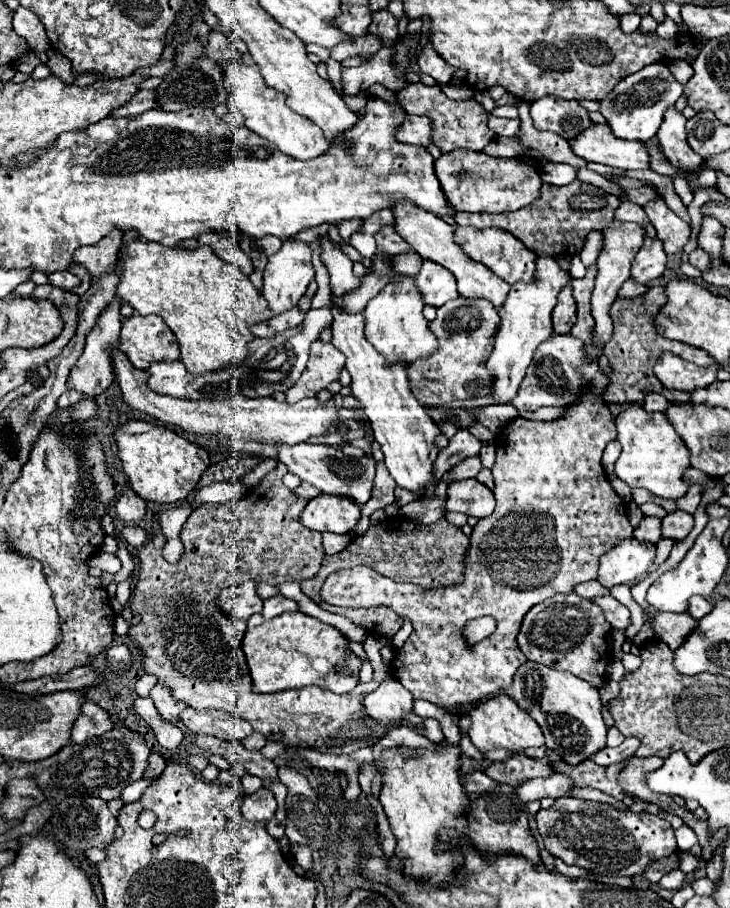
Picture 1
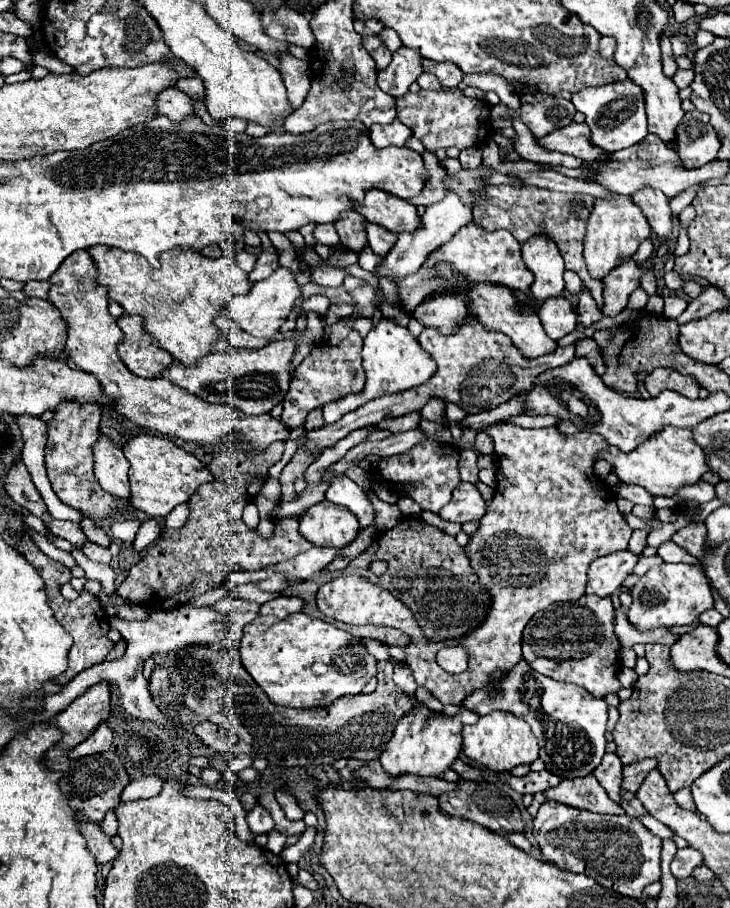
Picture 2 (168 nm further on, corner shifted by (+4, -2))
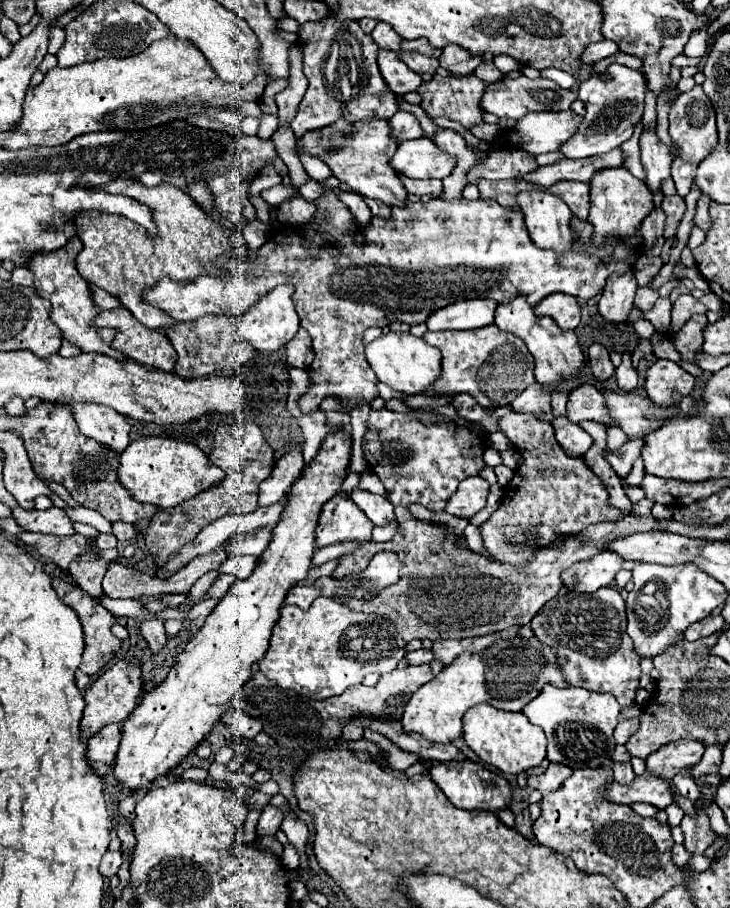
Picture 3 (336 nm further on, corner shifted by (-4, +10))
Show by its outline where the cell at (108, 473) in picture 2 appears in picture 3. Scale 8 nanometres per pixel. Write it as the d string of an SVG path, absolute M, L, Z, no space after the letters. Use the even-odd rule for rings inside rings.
M75 403L73 407L75 407L77 427L83 435L87 435L89 439L95 439L99 445L111 449L113 453L121 453L129 445L129 423L115 409L103 407L103 405L93 405L93 403Z

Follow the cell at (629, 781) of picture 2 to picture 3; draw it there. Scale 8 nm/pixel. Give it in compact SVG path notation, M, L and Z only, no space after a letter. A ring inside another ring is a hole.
M699 741L667 743L645 759L647 771L661 779L673 779L681 769L695 765L701 759L703 751L705 747Z

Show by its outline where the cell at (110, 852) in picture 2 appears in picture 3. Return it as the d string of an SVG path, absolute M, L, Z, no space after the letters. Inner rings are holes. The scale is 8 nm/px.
M107 851L107 853L103 855L103 861L101 861L99 871L101 871L103 877L111 877L111 875L117 873L119 865L121 865L121 855L115 853L115 851Z

